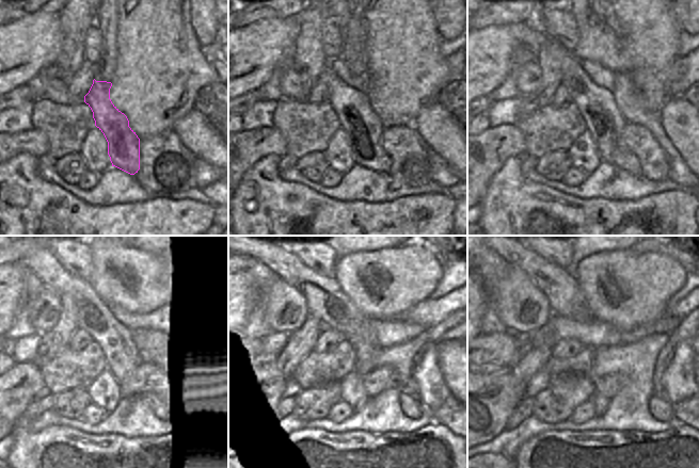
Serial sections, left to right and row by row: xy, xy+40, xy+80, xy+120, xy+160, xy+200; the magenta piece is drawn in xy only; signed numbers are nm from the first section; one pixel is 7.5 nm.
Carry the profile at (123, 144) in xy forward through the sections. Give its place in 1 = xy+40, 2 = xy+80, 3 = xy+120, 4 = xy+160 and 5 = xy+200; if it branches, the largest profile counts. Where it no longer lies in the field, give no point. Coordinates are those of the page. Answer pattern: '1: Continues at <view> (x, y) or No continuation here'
1: Continues at xy+40 (356, 117)
2: Continues at xy+80 (603, 119)
3: Continues at xy+120 (123, 357)
4: Continues at xy+160 (324, 299)
5: Continues at xy+200 (562, 292)

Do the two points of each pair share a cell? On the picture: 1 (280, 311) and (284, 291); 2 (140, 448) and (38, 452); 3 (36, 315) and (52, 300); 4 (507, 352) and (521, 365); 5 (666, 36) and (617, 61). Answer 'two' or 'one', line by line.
1: one
2: one
3: one
4: two
5: two

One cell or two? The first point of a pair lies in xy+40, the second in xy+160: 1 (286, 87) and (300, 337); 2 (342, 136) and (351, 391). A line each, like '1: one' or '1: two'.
1: two
2: one

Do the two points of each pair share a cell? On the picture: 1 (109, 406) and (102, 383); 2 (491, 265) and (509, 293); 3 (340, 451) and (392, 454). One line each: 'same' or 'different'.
1: same
2: different
3: same

